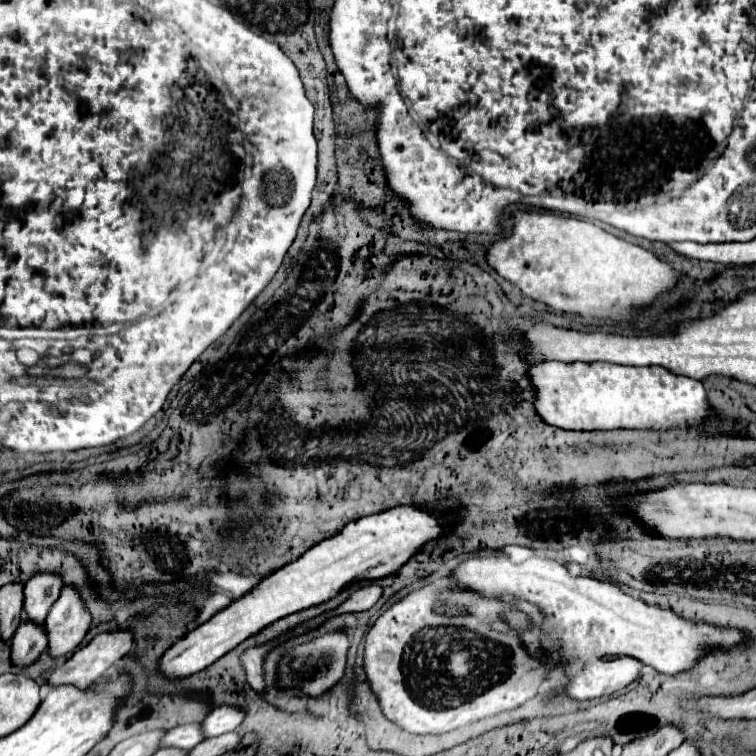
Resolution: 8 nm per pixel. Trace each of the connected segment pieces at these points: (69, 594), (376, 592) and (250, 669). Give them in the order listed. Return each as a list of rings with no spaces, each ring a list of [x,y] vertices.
[[[67,583],[61,589],[59,599],[51,605],[47,621],[47,637],[51,655],[65,655],[75,647],[63,647],[61,643],[81,643],[91,627],[91,613],[87,611],[81,591]]]
[[[367,585],[361,587],[359,591],[355,591],[341,607],[337,607],[333,613],[335,615],[345,615],[345,613],[361,613],[361,611],[369,611],[383,595],[383,587],[381,585]]]
[[[257,649],[247,651],[247,653],[241,657],[241,663],[243,663],[243,667],[245,667],[249,685],[251,685],[257,693],[265,695],[265,693],[267,693],[267,683],[265,683],[265,677],[263,677],[265,669],[263,669],[263,659],[259,657],[259,651],[257,651]]]

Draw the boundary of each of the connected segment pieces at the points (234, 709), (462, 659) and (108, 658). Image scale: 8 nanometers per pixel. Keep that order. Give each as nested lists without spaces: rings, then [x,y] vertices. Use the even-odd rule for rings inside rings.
[[[219,705],[215,707],[207,719],[201,723],[205,737],[215,737],[215,735],[223,735],[229,731],[237,731],[237,727],[243,723],[245,719],[245,709],[237,707],[237,705]]]
[[[427,585],[407,595],[401,603],[393,605],[389,611],[385,611],[369,631],[365,641],[365,659],[363,659],[363,669],[367,675],[369,689],[377,697],[383,715],[403,731],[415,735],[447,733],[487,717],[495,717],[503,711],[517,709],[519,705],[537,695],[539,683],[543,681],[545,675],[545,669],[537,661],[531,661],[531,657],[527,655],[525,647],[517,637],[517,631],[523,629],[527,621],[529,621],[527,615],[523,611],[517,611],[509,603],[497,599],[487,601],[485,597],[477,597],[475,593],[467,593],[453,587]],[[441,599],[453,605],[465,603],[465,607],[469,607],[473,613],[467,617],[449,617],[449,619],[437,617],[433,615],[433,603]],[[499,615],[507,617],[507,623],[513,629],[511,633],[503,635],[489,629],[489,623]]]
[[[115,629],[115,631],[105,631],[105,633],[99,633],[95,639],[91,639],[83,649],[79,649],[71,659],[67,659],[61,667],[57,667],[51,677],[49,677],[49,683],[51,685],[63,685],[63,683],[69,683],[69,685],[75,685],[79,689],[87,689],[91,687],[93,683],[97,683],[97,679],[109,671],[109,667],[119,661],[121,657],[125,657],[131,647],[135,645],[135,635],[131,629]]]

